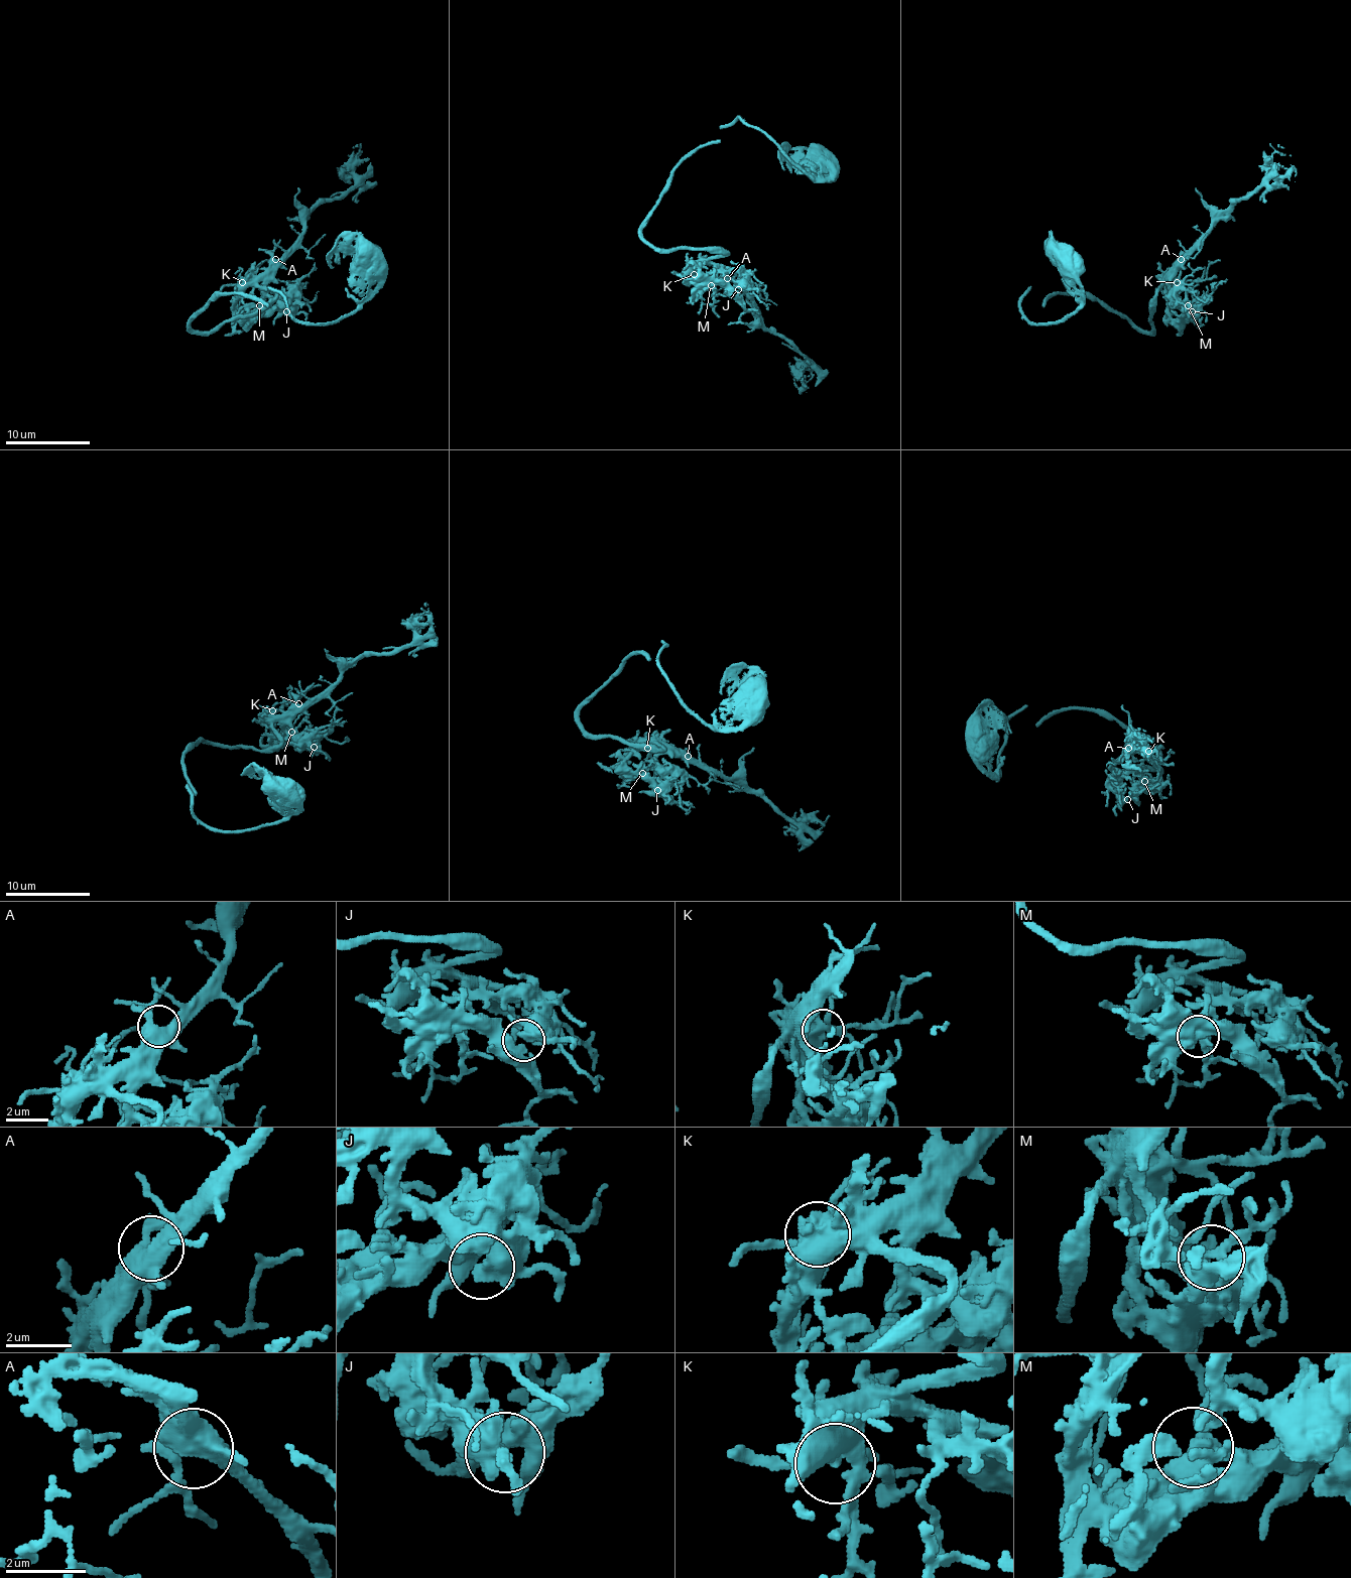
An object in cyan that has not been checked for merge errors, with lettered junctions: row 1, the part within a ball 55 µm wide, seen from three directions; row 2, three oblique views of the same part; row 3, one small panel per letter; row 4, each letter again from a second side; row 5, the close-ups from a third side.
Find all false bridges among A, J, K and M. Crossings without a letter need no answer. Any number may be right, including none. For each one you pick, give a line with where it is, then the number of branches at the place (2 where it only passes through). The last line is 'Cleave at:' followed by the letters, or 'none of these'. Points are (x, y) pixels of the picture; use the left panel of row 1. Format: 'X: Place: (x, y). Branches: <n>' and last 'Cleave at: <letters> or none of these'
Cleave at: none of these

